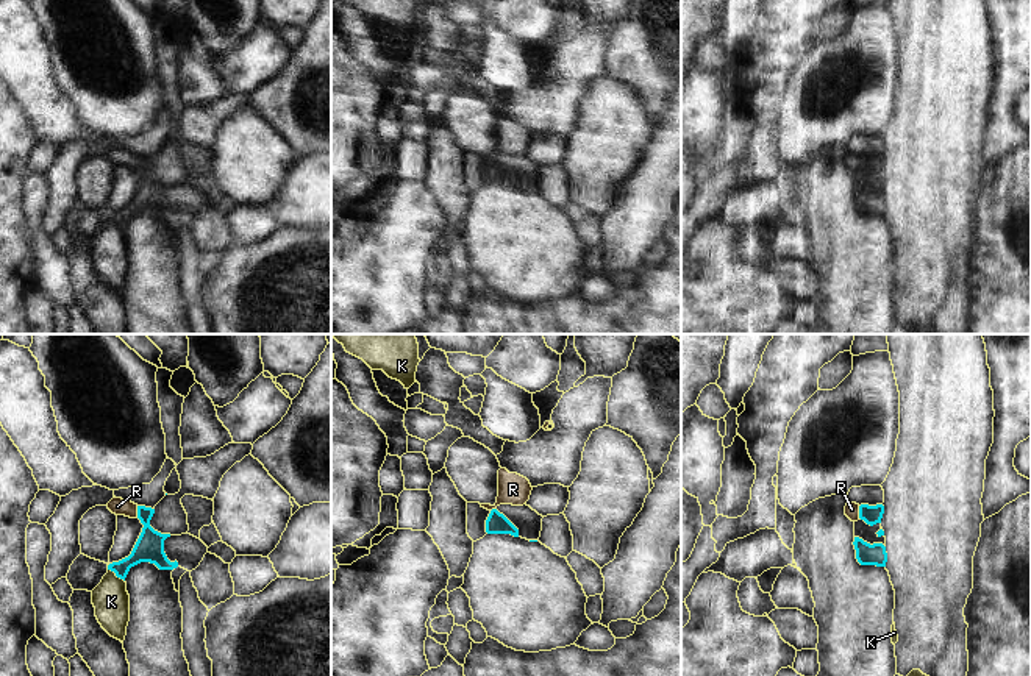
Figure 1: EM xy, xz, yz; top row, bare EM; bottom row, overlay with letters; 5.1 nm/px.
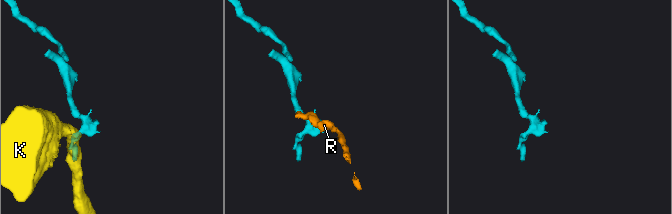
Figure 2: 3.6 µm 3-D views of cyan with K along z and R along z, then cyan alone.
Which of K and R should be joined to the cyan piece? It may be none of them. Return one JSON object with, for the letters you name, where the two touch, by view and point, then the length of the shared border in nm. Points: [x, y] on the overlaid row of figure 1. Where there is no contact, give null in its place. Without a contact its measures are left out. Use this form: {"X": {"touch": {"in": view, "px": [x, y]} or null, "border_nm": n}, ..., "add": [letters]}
{"R": {"touch": {"in": "xy", "px": [138, 512]}, "border_nm": 60}, "add": ["R"]}

